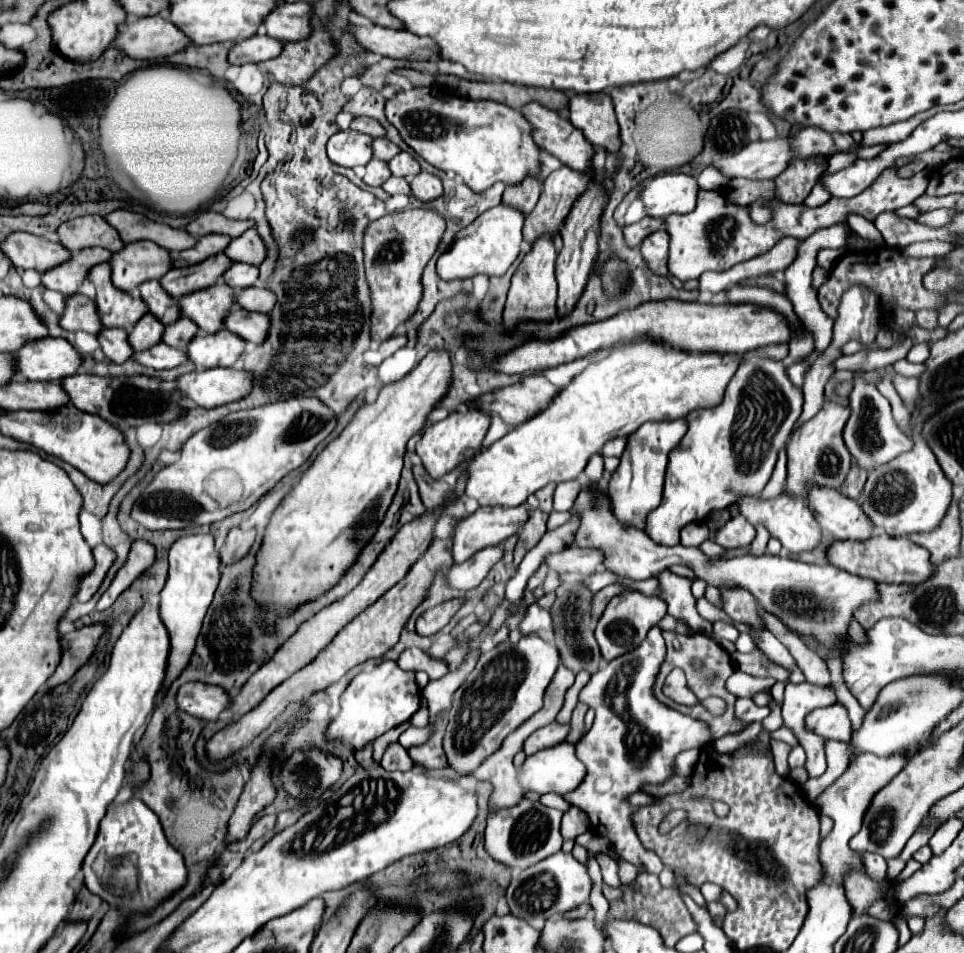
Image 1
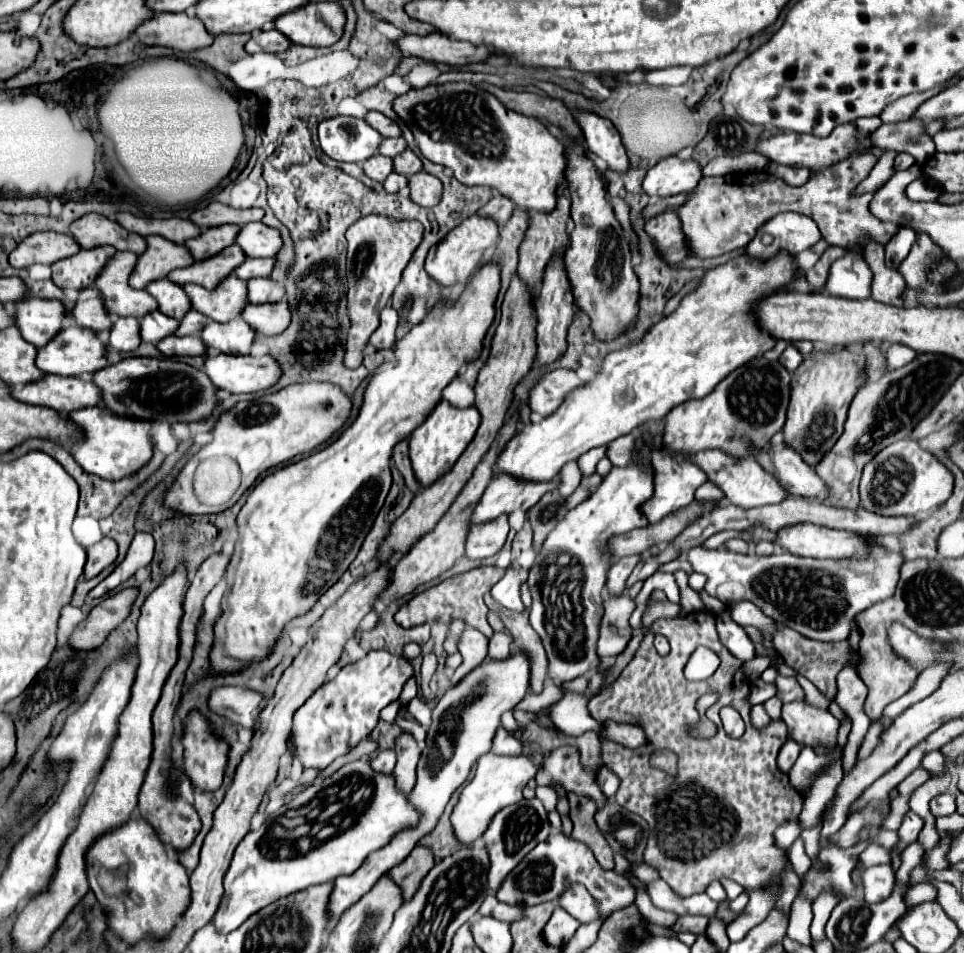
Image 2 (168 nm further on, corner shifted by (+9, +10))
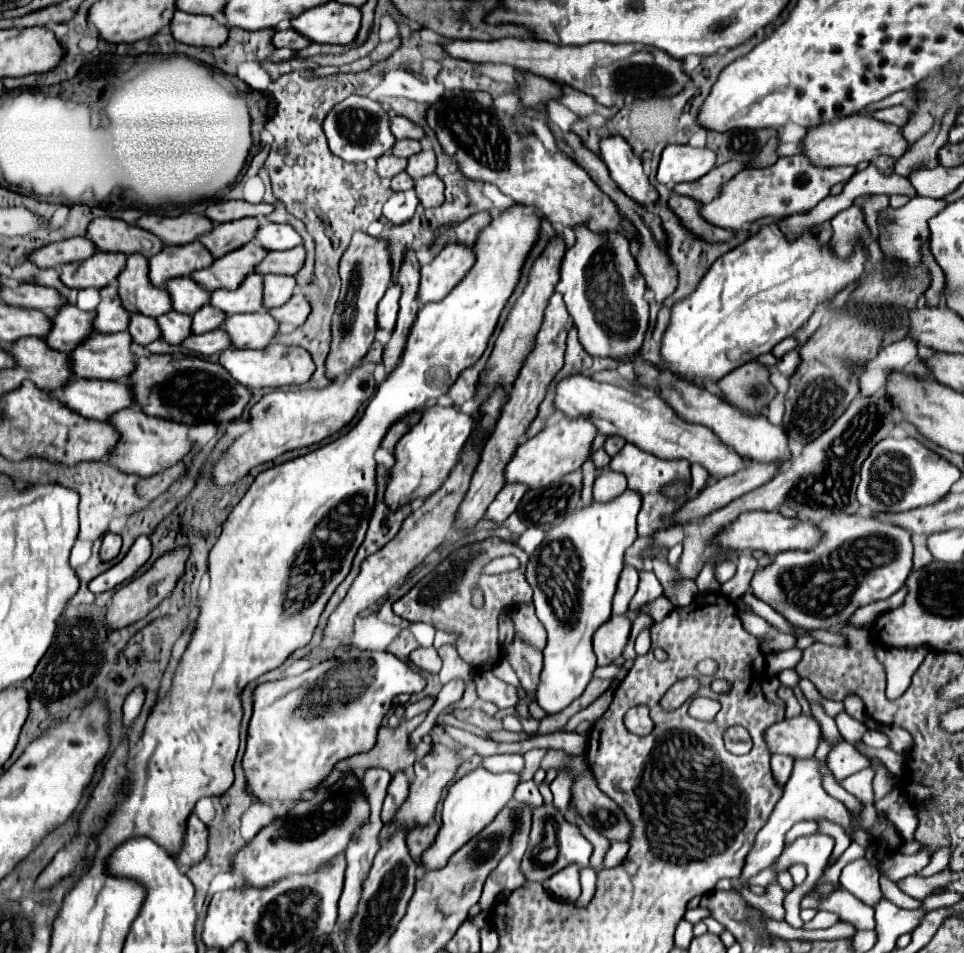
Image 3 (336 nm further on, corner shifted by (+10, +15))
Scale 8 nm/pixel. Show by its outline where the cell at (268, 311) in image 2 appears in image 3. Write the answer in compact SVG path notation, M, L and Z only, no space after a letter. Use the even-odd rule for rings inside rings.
M293 294L291 300L279 308L271 308L267 310L279 324L293 324L293 326L301 326L309 312L311 312L311 306L307 302L307 298L303 294Z

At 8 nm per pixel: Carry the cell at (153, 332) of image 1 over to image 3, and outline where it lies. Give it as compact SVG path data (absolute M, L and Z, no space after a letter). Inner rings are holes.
M175 310L159 316L157 324L161 330L161 338L167 344L181 344L181 340L191 334L191 316L179 314Z

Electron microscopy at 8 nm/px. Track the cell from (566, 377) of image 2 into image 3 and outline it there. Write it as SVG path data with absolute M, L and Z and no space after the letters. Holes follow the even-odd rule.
M565 376L557 384L553 406L567 418L587 416L601 434L619 436L657 458L701 464L715 478L727 478L747 468L747 462L729 446L725 446L715 436L715 432L711 432L711 428L679 418L661 396L643 398L641 394L633 394L625 388L597 382L591 376Z

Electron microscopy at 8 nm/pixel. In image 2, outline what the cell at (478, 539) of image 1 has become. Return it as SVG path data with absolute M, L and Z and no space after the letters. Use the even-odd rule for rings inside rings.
M496 473L484 491L480 503L474 509L472 525L496 519L502 513L512 513L516 509L530 509L548 491L560 485L560 477L552 481L522 481L508 473Z

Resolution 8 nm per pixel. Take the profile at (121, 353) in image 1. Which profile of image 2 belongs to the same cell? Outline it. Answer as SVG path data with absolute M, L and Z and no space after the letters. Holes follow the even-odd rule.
M120 317L110 329L110 347L116 351L136 351L140 339L140 321L132 317Z

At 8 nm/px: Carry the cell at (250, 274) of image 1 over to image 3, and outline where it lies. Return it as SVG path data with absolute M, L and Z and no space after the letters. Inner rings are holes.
M291 248L283 252L269 252L263 262L255 266L257 274L289 274L293 276L305 260L305 248Z

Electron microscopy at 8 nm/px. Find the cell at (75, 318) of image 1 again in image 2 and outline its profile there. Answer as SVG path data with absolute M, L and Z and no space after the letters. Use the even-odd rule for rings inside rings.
M88 287L80 291L80 299L72 309L72 317L80 327L92 331L104 331L112 327L112 319L104 307L104 299L98 287Z

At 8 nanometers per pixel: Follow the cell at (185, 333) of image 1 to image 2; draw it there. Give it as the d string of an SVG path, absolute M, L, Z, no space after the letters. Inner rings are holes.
M190 309L188 315L180 321L180 327L176 331L176 337L186 337L186 335L192 335L192 333L200 333L206 325L206 317L202 313L198 313L196 309Z

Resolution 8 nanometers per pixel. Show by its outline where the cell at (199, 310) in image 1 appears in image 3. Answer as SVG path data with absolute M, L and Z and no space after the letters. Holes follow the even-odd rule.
M249 274L237 290L215 290L211 292L209 304L219 308L221 312L229 314L245 314L245 312L259 312L263 308L263 276Z

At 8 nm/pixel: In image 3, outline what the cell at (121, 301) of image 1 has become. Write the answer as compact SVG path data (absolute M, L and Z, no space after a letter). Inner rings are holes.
M127 256L127 264L123 268L123 272L117 276L117 282L119 282L119 298L123 302L123 308L129 312L129 314L143 314L143 316L161 316L161 314L167 314L171 310L171 300L169 300L169 294L163 290L163 288L155 288L149 278L147 278L147 258L145 256Z

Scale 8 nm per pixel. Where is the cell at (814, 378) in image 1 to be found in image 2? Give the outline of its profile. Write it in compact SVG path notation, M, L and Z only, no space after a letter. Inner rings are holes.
M860 245L848 249L848 253L836 259L830 267L826 291L846 299L868 299L872 285L872 271L864 259Z

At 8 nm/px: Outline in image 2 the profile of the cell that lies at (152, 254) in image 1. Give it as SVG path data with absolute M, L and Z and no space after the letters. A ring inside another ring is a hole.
M146 237L148 249L138 257L136 269L132 271L130 285L134 289L144 289L148 283L164 279L170 271L188 267L194 263L188 247L176 245L164 237Z

